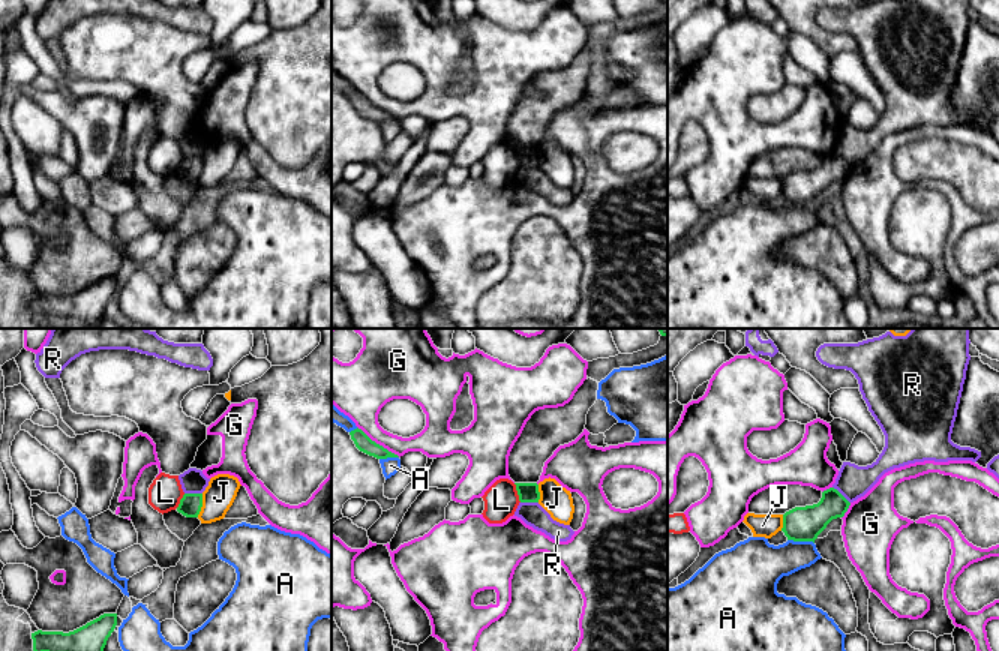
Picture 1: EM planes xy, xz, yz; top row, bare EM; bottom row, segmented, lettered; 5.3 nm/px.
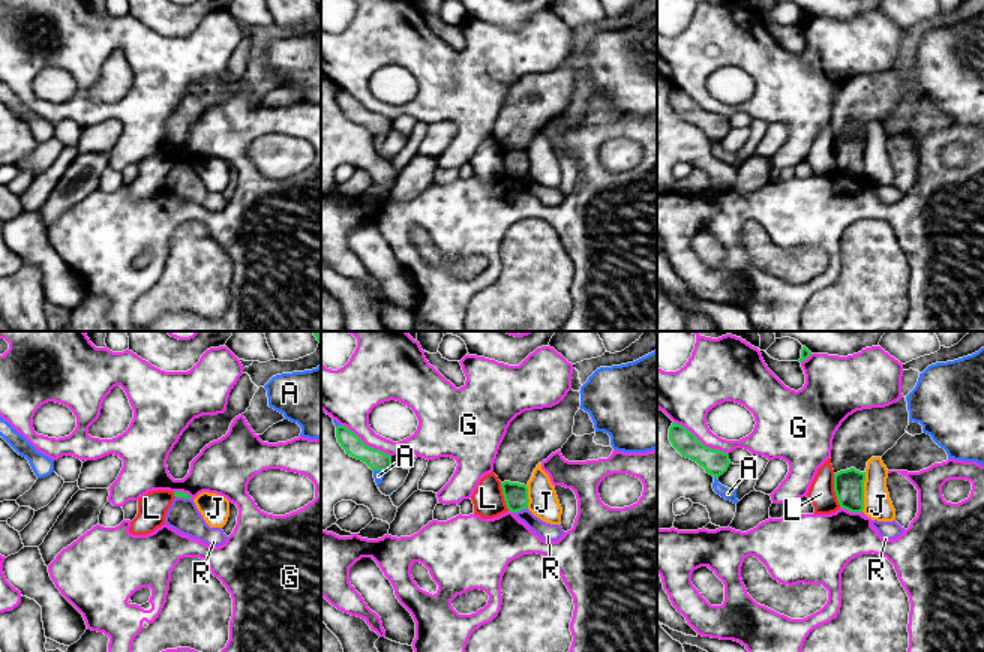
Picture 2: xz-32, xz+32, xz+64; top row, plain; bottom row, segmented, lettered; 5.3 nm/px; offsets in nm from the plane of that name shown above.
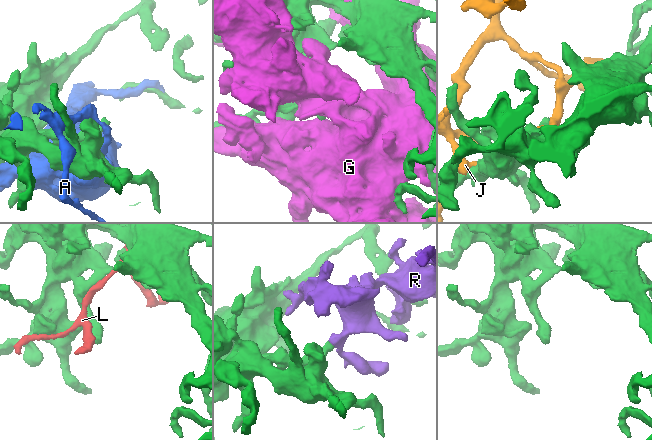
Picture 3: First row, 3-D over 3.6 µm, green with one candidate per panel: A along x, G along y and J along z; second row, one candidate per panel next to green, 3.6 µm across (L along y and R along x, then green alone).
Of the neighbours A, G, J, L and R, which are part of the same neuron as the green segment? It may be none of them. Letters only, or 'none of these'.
none of these

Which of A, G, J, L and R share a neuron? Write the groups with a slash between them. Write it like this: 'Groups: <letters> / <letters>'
Groups: A / G / J / L / R

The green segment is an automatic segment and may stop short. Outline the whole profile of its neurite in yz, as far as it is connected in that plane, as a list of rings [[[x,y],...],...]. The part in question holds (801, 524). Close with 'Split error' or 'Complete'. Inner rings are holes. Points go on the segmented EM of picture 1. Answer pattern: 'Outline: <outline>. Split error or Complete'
Outline: [[[834,488],[822,492],[818,504],[795,507],[783,514],[782,531],[788,540],[813,542],[837,518],[843,518],[850,502]]]. Complete

